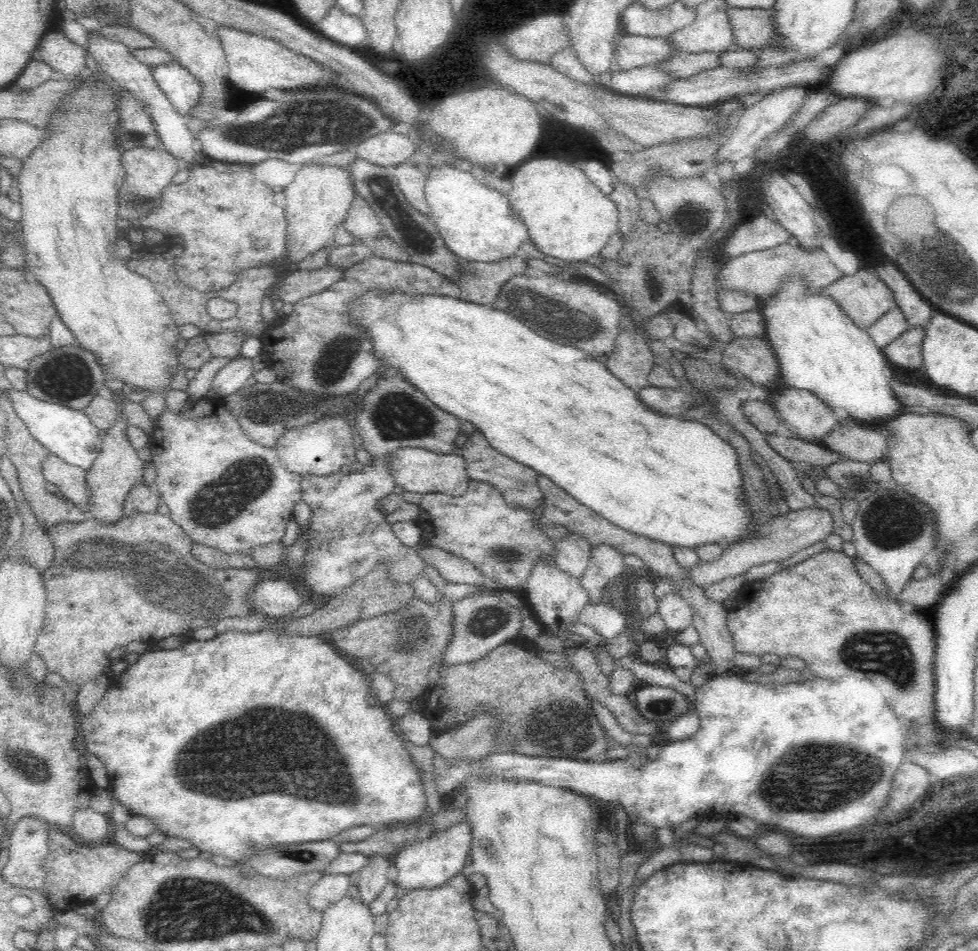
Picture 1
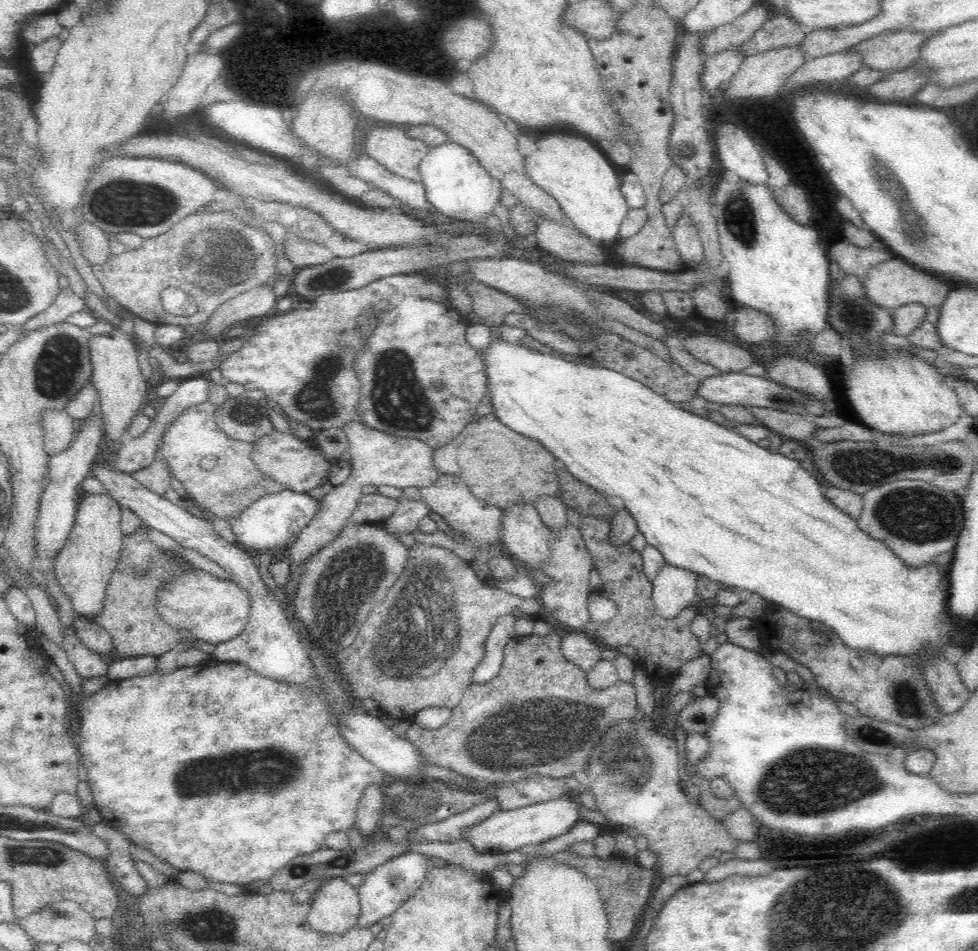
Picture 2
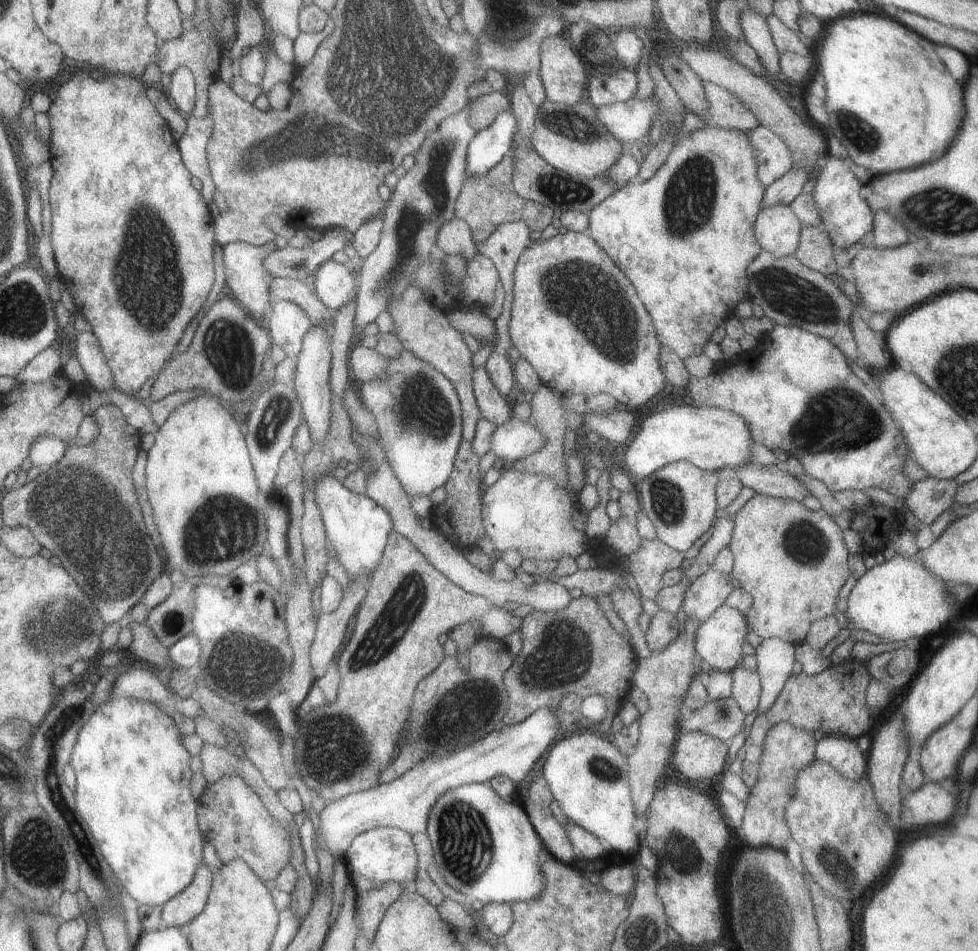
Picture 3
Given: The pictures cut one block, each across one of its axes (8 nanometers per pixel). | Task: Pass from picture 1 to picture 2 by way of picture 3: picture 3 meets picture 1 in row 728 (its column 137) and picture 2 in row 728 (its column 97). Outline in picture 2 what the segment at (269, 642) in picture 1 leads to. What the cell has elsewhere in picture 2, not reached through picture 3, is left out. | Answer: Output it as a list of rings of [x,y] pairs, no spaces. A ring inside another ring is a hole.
[[[360,420],[348,422],[344,434],[350,446],[350,476],[324,496],[318,514],[288,546],[290,582],[284,592],[280,592],[288,620],[300,634],[308,660],[312,660],[320,684],[318,692],[310,692],[300,684],[272,680],[242,662],[216,662],[214,658],[208,658],[194,666],[176,666],[166,674],[156,670],[146,676],[110,680],[104,688],[84,696],[78,704],[80,720],[84,722],[78,742],[80,764],[88,768],[88,786],[92,788],[94,806],[102,820],[122,832],[132,844],[182,868],[182,872],[194,870],[202,874],[212,886],[244,888],[258,882],[270,882],[270,878],[290,864],[290,860],[324,848],[328,834],[356,828],[366,790],[386,788],[386,774],[344,740],[340,732],[342,724],[334,720],[334,714],[342,706],[358,706],[358,702],[350,694],[348,684],[340,678],[334,658],[308,638],[304,626],[294,616],[292,598],[304,580],[306,560],[330,546],[340,530],[350,524],[350,518],[364,496],[364,486],[386,484],[402,490],[422,490],[436,484],[442,474],[434,468],[434,450],[424,442],[400,440],[368,430]],[[268,784],[280,784],[280,788],[258,788]]]

